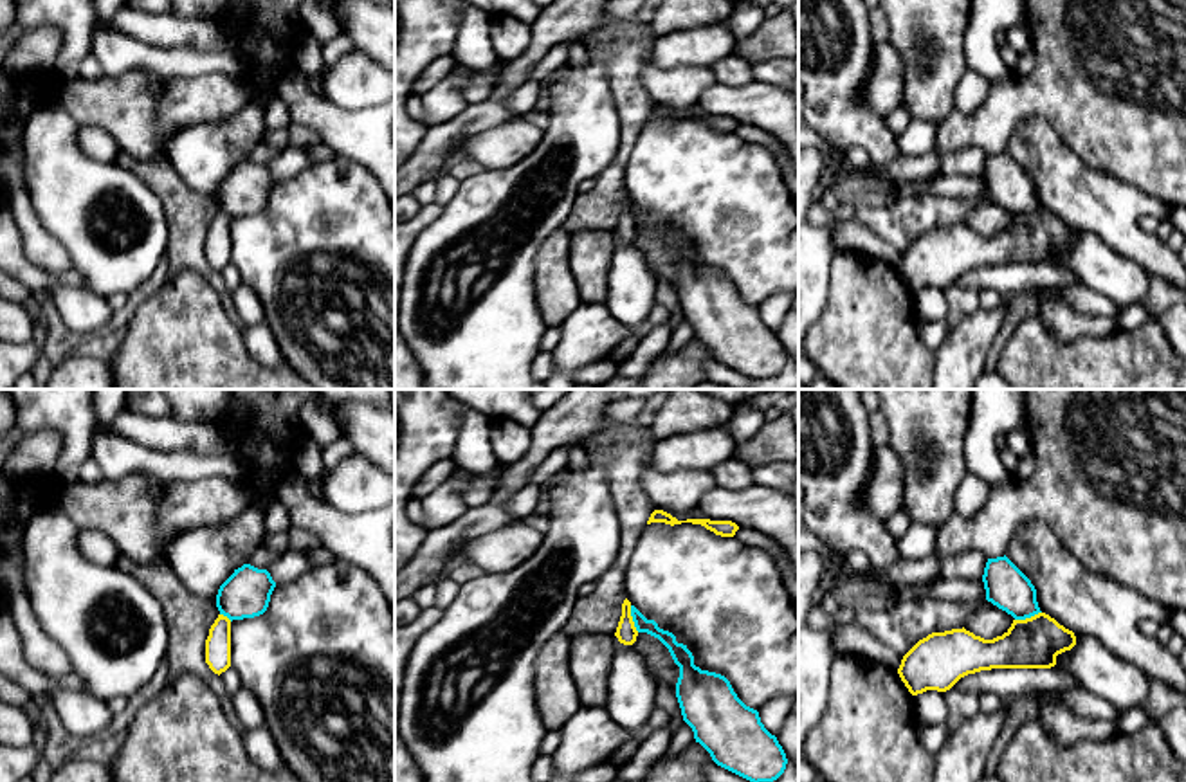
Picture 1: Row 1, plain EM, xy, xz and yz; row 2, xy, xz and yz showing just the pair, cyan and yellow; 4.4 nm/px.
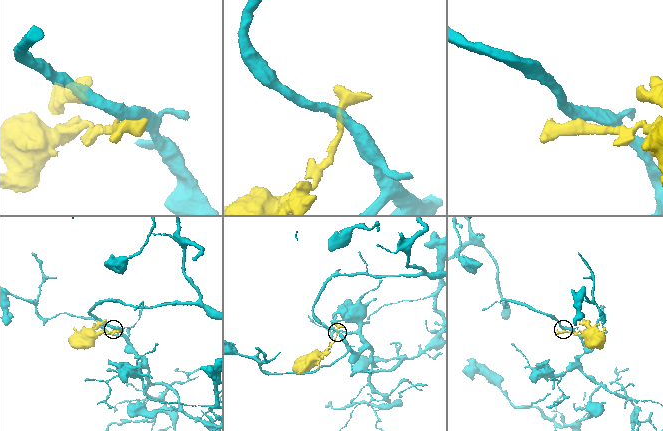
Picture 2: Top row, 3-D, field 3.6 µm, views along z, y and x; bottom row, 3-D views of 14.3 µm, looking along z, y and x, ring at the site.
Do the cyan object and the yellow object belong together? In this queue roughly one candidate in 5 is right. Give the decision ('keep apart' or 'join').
keep apart

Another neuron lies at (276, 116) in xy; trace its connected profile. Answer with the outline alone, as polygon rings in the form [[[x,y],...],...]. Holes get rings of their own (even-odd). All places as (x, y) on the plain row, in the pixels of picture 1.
[[[276,97],[274,101],[267,103],[263,108],[265,108],[263,114],[265,132],[288,128],[288,124],[292,123],[290,108],[283,99]]]

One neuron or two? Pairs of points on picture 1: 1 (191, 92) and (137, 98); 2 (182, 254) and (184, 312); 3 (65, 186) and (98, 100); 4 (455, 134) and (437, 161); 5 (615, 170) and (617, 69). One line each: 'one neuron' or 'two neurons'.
1: one neuron
2: two neurons
3: two neurons
4: one neuron
5: one neuron

